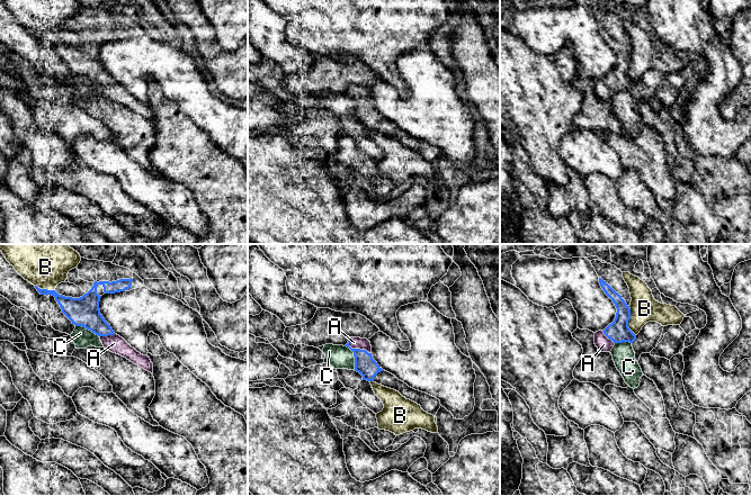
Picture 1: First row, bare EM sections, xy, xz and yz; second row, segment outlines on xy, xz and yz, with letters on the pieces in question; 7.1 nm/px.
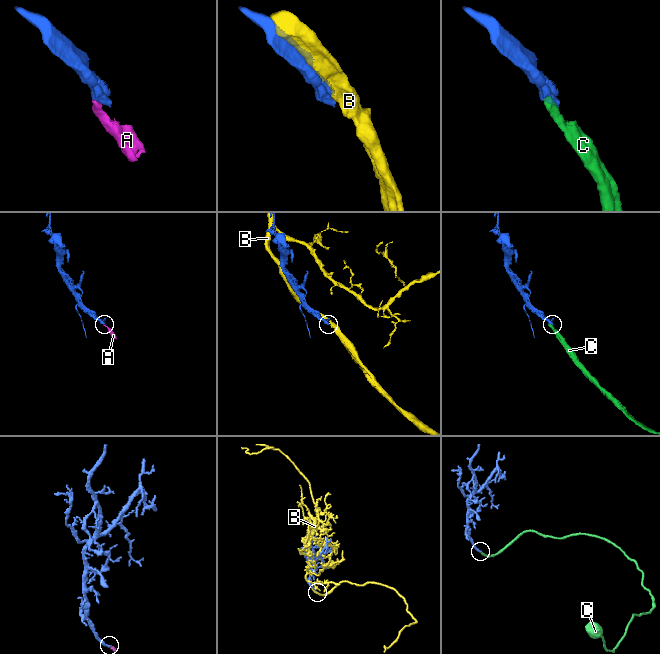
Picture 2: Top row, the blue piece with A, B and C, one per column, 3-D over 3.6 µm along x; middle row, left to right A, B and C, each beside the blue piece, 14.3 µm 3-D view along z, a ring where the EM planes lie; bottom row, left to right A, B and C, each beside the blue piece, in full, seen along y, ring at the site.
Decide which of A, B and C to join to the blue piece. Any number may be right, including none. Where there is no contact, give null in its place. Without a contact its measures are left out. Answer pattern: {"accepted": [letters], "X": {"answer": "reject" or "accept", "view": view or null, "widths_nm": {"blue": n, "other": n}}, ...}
{"accepted": ["A"], "A": {"answer": "accept", "view": "xz", "widths_nm": {"blue": 150, "other": 80}}, "B": {"answer": "reject", "view": "yz", "widths_nm": {"blue": 160, "other": 200}}, "C": {"answer": "reject", "view": "xz", "widths_nm": {"blue": 150, "other": 170}}}

